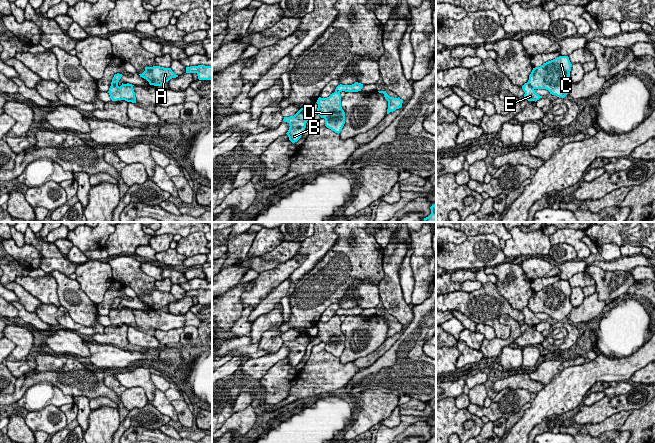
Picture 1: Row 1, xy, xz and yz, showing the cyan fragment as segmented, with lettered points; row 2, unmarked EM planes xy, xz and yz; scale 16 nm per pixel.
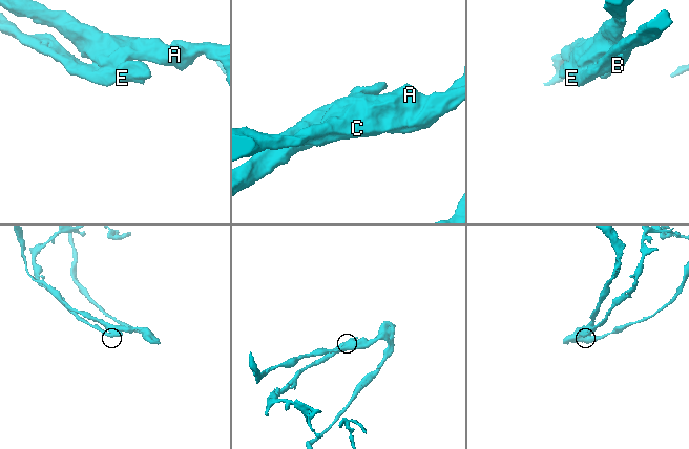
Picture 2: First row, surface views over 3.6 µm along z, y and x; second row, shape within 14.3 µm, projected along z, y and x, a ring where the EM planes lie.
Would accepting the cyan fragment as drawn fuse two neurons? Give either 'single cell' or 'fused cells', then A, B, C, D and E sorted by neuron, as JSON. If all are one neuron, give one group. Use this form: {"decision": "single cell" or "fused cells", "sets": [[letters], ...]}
{"decision": "fused cells", "sets": [["A", "C", "D"], ["B", "E"]]}

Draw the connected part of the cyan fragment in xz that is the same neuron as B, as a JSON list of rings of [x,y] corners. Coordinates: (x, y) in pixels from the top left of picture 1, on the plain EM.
[[[305,331],[301,332],[294,340],[284,341],[283,345],[290,350],[286,358],[292,367],[297,366],[301,362],[307,345],[315,339],[316,336],[311,336]]]

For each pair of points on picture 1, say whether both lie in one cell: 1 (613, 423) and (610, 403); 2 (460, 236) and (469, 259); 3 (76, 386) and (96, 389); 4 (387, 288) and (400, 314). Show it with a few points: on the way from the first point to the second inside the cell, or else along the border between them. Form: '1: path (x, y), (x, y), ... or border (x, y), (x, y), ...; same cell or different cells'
1: border (630, 410), (622, 410), (599, 422), (590, 423); different cells
2: border (467, 236), (460, 243), (448, 242), (446, 244); different cells
3: path (81, 386), (91, 386); same cell
4: path (391, 294), (395, 308); same cell

